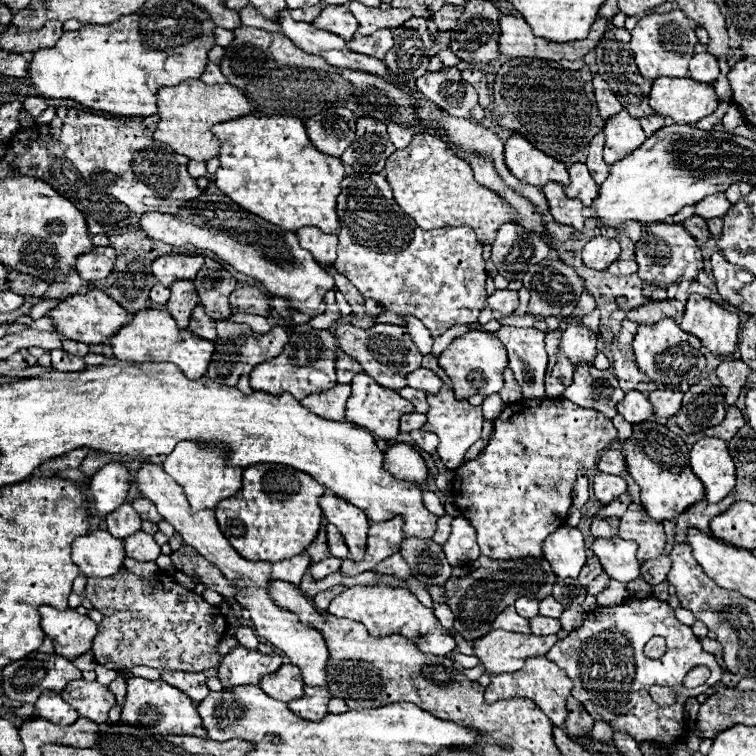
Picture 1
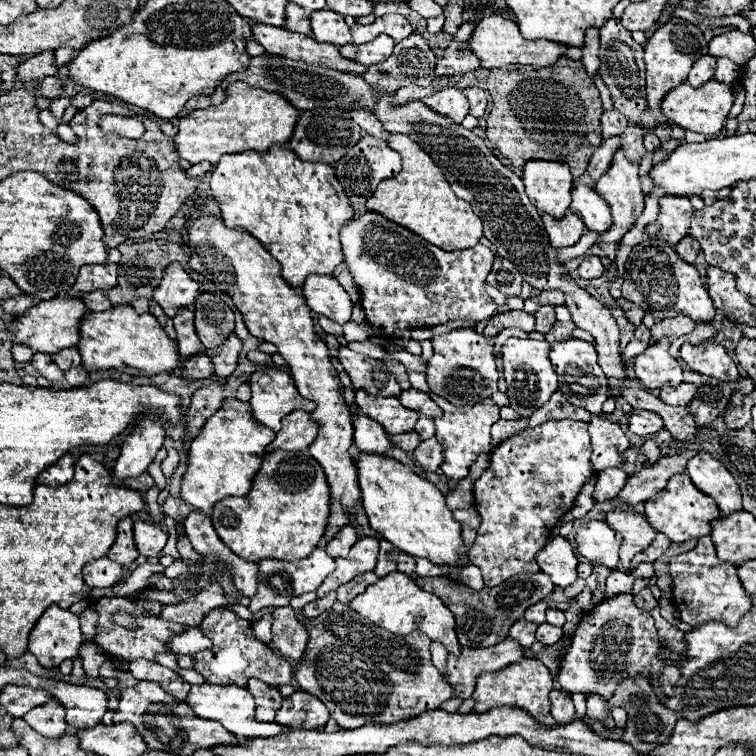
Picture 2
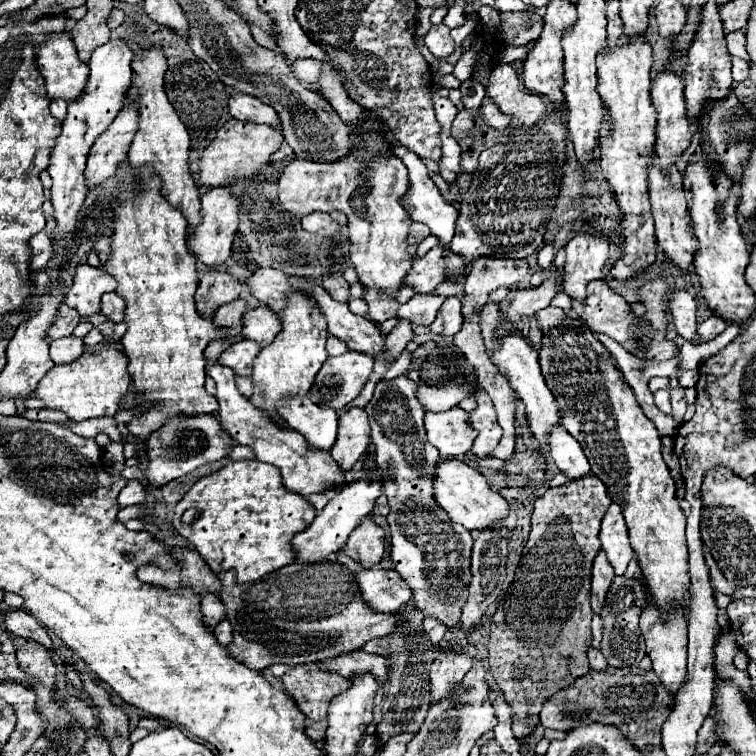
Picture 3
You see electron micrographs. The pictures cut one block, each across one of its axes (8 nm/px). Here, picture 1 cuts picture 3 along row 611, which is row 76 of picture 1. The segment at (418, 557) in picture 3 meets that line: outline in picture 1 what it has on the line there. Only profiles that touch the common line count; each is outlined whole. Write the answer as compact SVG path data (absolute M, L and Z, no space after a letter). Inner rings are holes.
M456 66L426 72L416 78L416 88L434 100L440 108L446 108L454 116L470 116L470 110L478 104L478 94L474 86L462 80L460 70Z

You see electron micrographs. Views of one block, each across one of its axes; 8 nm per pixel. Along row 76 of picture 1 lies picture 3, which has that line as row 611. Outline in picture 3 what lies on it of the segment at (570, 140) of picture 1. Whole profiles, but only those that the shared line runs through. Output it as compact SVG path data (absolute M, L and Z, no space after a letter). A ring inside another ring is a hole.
M588 476L582 480L570 480L558 488L548 488L544 496L534 502L532 530L522 552L516 578L510 584L504 600L492 614L490 644L488 644L488 670L496 684L500 686L506 702L514 712L514 736L522 744L532 736L538 724L528 724L532 716L538 716L544 702L552 698L558 690L574 684L576 678L584 676L588 666L588 650L592 646L592 608L590 608L590 574L596 554L600 552L598 530L600 522L612 504L606 496L606 486L596 478Z

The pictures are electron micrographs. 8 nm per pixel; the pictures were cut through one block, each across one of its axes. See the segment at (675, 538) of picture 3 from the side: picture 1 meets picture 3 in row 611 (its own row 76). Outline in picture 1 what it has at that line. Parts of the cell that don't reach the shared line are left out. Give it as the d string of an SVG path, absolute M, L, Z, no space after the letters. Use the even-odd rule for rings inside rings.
M660 76L654 80L648 98L656 114L668 116L676 124L696 124L718 106L714 88L690 78Z

